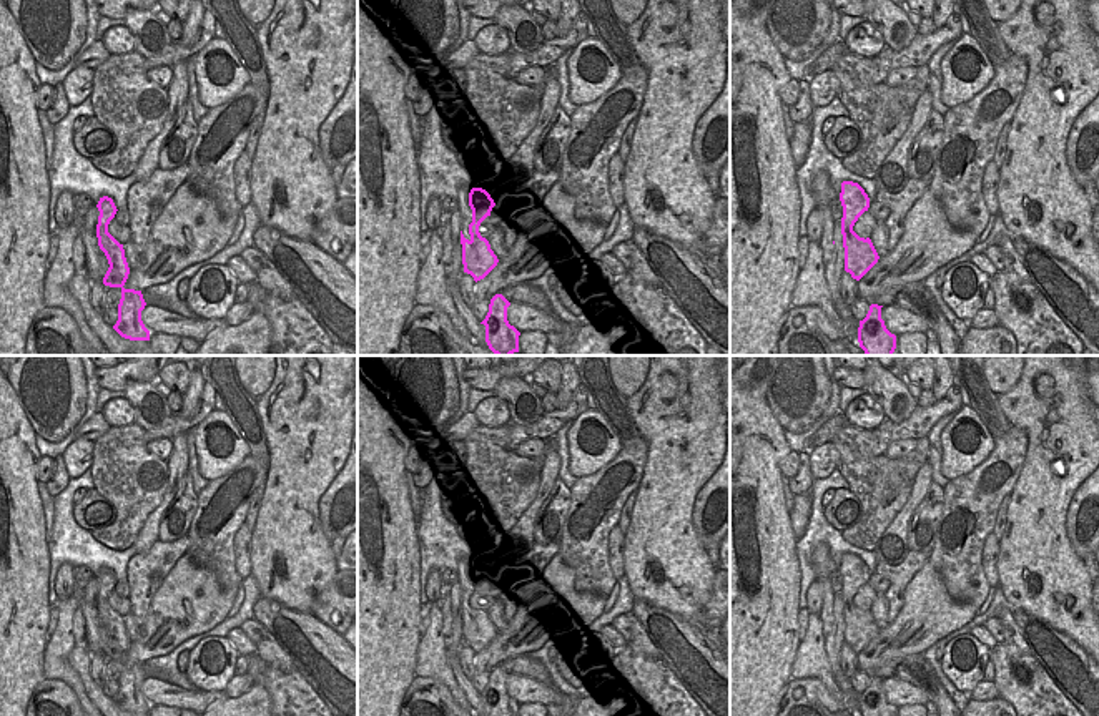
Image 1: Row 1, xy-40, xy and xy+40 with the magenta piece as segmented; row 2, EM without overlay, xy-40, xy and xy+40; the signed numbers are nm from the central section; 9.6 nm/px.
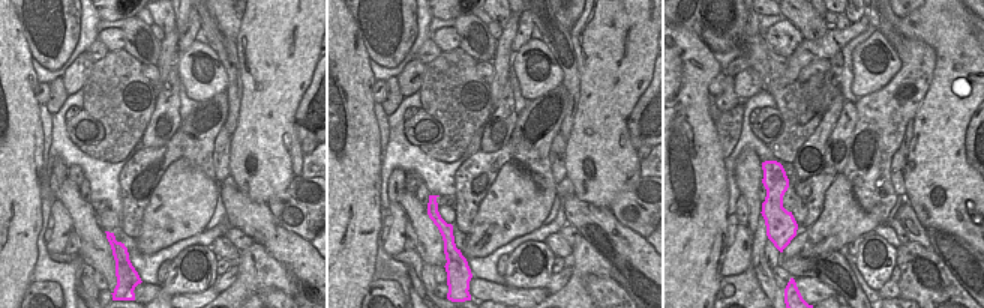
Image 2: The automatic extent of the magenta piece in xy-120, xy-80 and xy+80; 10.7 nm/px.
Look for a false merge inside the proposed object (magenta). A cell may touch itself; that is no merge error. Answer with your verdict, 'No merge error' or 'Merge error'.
Merge error.

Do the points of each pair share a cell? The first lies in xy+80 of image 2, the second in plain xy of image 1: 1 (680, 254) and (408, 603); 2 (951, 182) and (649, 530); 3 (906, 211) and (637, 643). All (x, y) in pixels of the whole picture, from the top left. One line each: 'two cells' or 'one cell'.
1: one cell
2: one cell
3: one cell

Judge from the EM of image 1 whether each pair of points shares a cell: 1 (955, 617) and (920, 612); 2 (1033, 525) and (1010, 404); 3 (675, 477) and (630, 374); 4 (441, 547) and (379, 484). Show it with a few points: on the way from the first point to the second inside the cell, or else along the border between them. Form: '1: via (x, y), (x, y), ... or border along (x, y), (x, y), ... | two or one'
1: via (946, 615), (928, 613) | one
2: via (1038, 495), (1038, 434) | one
3: border along (649, 372), (645, 381), (625, 397) | two
4: border along (416, 529), (421, 567) | two

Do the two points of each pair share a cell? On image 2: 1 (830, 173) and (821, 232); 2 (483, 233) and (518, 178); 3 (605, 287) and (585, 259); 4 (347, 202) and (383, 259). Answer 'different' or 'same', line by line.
1: different
2: same
3: different
4: different

